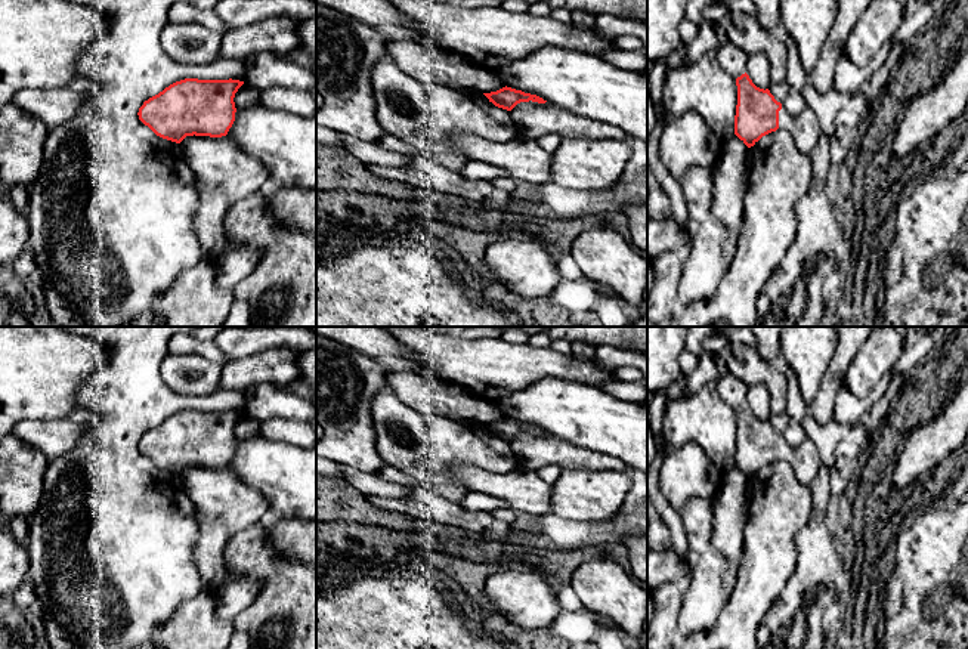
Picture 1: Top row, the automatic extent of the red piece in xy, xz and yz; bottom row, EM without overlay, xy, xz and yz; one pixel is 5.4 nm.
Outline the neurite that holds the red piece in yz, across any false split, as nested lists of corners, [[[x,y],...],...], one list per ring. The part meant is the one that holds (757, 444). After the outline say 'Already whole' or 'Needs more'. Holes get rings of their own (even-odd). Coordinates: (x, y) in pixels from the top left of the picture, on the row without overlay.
[[[746,404],[736,410],[736,417],[734,466],[748,479],[780,458],[791,464],[801,483],[810,485],[814,480],[823,463],[811,441],[789,446],[770,421],[757,418]]]. Needs more

